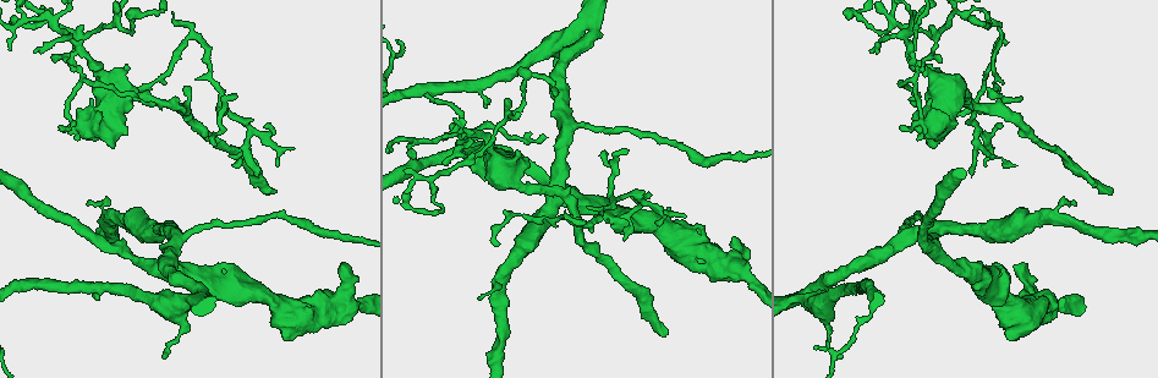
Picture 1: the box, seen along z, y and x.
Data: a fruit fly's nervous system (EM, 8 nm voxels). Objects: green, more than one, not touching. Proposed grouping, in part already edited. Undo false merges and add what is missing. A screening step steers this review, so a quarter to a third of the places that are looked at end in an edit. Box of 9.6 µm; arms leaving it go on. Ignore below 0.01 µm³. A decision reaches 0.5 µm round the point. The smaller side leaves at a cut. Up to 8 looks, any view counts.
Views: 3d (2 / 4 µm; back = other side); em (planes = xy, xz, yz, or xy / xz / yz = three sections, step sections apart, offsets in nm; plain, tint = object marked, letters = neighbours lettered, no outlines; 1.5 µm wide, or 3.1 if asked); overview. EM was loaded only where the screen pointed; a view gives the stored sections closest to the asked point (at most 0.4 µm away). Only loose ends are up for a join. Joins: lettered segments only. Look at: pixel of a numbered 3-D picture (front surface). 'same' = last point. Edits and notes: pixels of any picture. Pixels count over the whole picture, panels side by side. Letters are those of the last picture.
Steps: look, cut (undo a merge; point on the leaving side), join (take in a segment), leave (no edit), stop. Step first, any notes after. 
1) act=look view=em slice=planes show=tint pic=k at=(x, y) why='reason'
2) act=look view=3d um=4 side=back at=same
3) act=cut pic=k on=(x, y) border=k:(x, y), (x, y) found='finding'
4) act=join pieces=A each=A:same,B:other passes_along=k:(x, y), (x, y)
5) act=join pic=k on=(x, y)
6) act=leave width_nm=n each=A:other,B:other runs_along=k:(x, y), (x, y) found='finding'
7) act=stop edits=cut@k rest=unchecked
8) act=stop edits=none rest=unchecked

act=look view=em slice=planes show=tint pic=1 at=(916, 49) why='an open end'

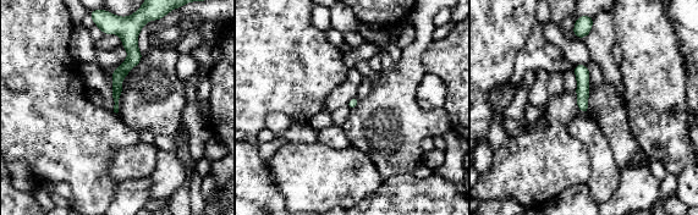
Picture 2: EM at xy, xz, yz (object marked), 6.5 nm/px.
act=look view=em slice=planes show=letters at=same

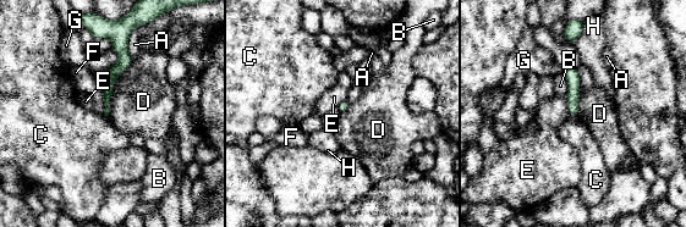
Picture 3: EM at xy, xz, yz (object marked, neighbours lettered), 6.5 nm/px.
act=leave each=A:other,B:other,C:other,D:other,E:other,F:other,G:other,H:other border=3:(132, 61), (111, 84), (106, 116) found='none of them fits'

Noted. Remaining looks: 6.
act=look view=3d um=4 side=back pic=1 at=(476, 134) why='abrupt turn'

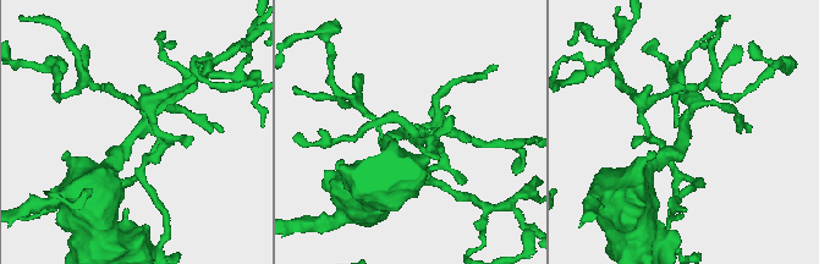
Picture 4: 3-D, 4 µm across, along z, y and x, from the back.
act=look view=em slice=planes show=letters pic=4 at=(682, 132) arms=4 why='shape alone is not enough'

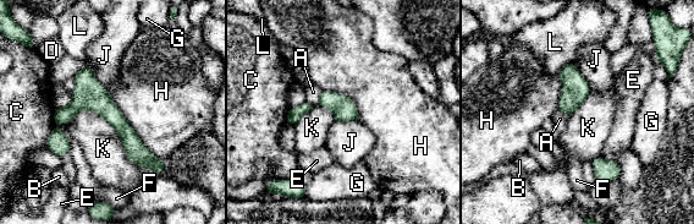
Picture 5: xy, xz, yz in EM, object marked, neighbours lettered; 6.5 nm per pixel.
act=leave each=A:other,B:other,C:other,D:other,E:other,F:other,G:other,H:other,J:other,K:other,L:other runs_along=5:(81, 74), (87, 89), (157, 167) found='continuous, no second neuron'

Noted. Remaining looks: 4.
act=look view=em slice=planes show=plain pic=1 at=(43, 22) why='abrupt turn'

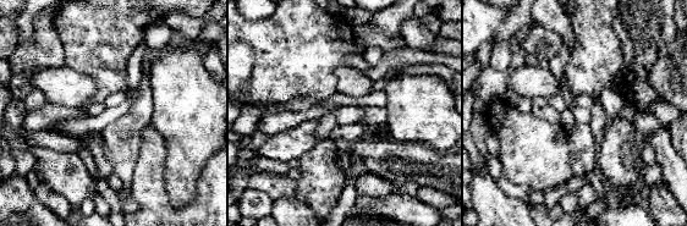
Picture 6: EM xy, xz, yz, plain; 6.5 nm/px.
act=look view=em slice=planes show=letters at=same

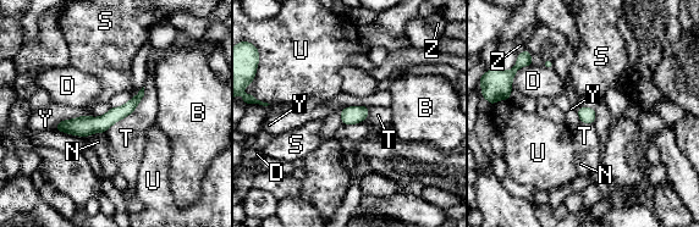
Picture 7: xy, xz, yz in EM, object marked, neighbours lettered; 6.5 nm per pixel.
act=leave each=B:other,D:other,N:other,S:other,T:other,U:other,Y:other,Z:other runs_along=7:(138, 98), (103, 123), (59, 127) found='continuous, no second neuron'

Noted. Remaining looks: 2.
act=stop edits=none rest=unchecked

